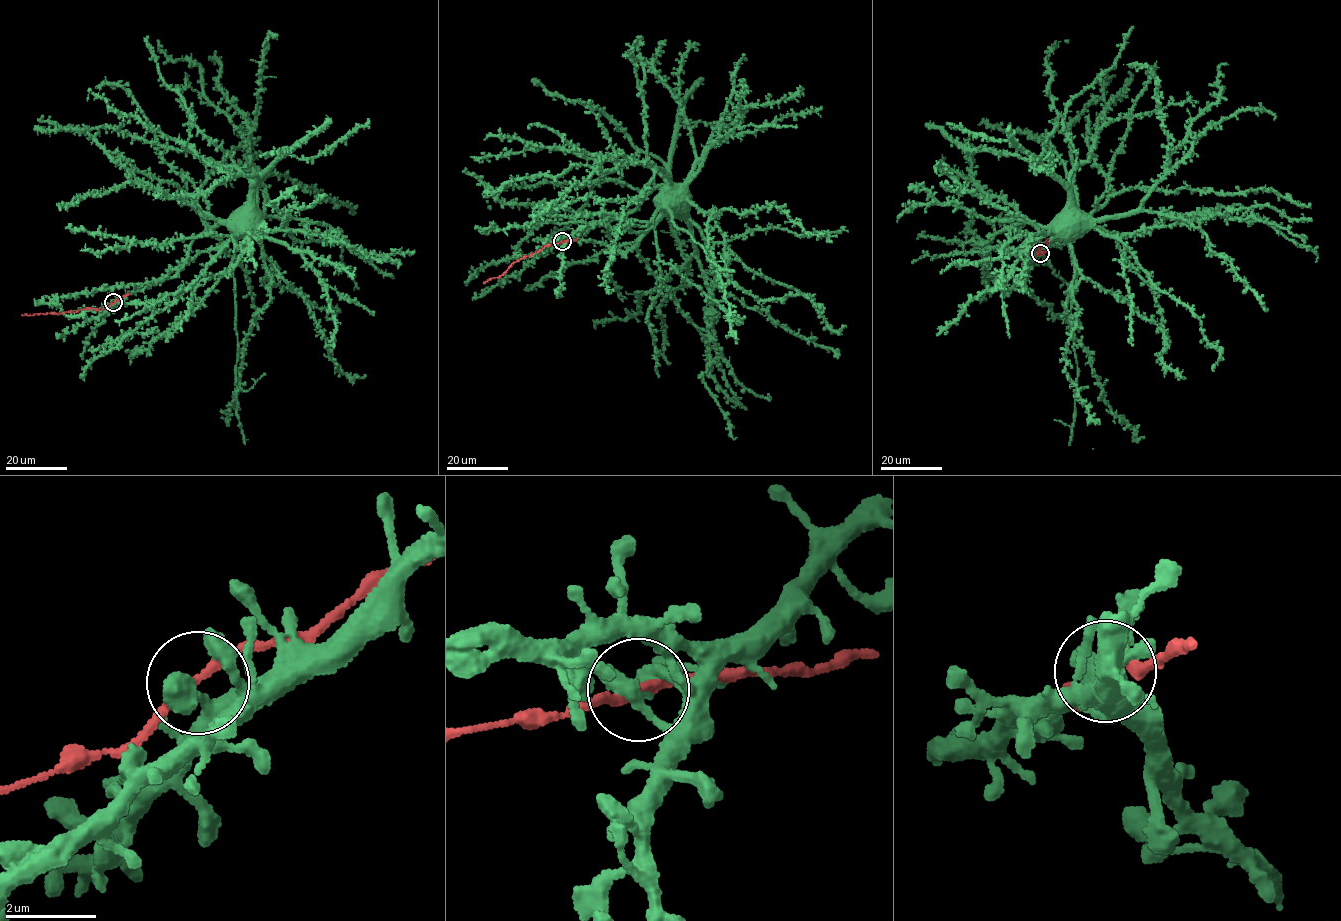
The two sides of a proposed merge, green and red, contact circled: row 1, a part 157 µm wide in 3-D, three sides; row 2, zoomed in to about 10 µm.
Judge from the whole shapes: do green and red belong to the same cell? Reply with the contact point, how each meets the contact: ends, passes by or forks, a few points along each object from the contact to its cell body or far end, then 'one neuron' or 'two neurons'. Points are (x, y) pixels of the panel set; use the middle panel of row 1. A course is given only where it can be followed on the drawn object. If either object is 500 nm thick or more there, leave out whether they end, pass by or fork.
(562, 241) | green via (562, 241), (592, 224), (647, 226), (669, 192), (667, 167), (637, 152), (583, 185), (509, 186), (491, 209) | red via (562, 241), (523, 256), (502, 275), (484, 283) | one neuron

